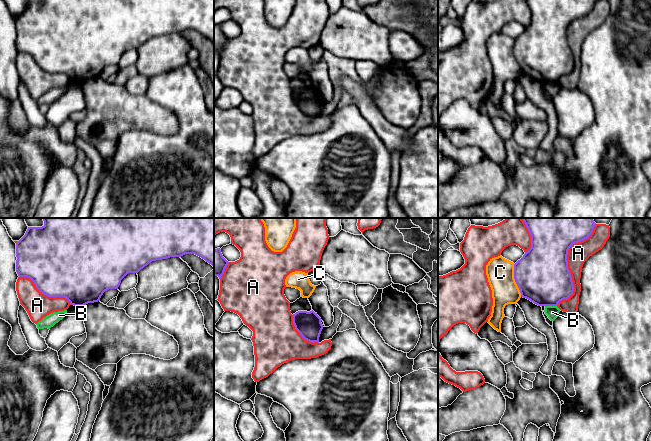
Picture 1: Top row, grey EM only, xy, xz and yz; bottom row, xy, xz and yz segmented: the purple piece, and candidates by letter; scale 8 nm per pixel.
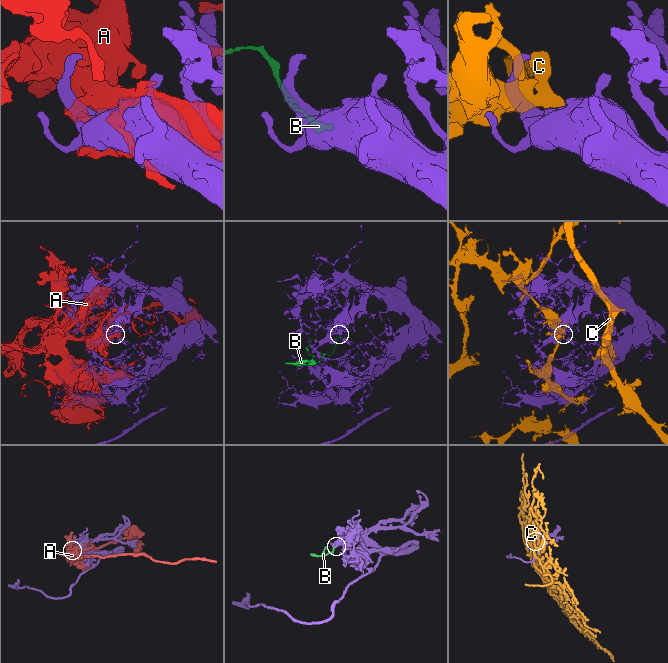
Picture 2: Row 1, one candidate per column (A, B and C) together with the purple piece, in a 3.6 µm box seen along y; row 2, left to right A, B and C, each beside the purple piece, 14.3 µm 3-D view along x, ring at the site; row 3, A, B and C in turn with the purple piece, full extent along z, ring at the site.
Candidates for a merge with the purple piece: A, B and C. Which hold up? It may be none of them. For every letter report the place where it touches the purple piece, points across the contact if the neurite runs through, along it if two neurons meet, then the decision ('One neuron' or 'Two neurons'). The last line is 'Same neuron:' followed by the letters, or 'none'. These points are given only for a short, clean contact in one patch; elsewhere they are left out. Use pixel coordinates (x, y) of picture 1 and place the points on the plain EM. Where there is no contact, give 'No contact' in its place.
A: Touches purple at yz (567, 39). Two neurons
B: Touches purple at yz (550, 81). Boundary: yz (556, 81), (547, 81), (545, 83). Two neurons
C: Touches purple at yz (515, 56). Two neurons
Same neuron: none

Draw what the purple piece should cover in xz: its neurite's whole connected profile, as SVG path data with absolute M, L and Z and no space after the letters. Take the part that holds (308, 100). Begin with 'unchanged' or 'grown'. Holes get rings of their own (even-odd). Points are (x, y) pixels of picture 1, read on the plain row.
unchanged; M313 86L298 87L293 90L293 100L300 111L309 118L318 118L323 101L321 94Z

